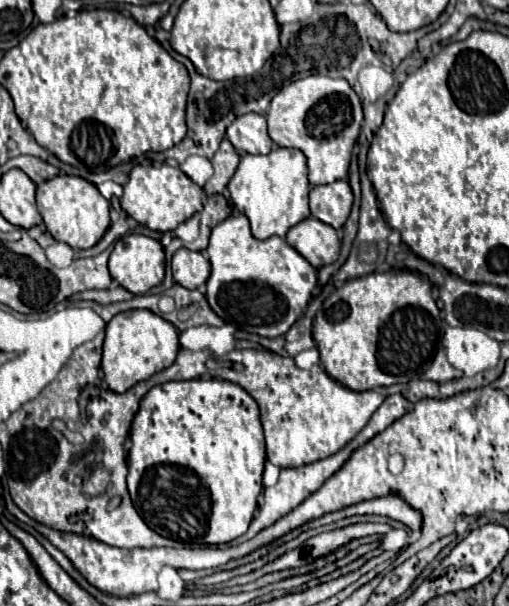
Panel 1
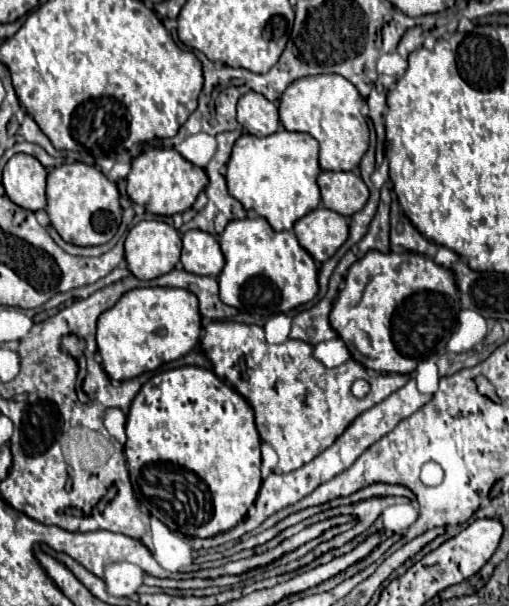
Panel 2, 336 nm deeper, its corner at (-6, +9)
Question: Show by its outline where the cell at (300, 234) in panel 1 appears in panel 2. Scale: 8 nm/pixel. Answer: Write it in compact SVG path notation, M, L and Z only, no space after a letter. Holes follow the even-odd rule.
M319 206L295 222L295 234L317 262L325 262L343 246L349 226L341 214Z

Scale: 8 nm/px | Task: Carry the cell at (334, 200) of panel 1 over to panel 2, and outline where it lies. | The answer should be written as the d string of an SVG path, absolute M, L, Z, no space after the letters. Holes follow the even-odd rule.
M321 172L321 176L317 178L317 184L321 188L323 206L341 214L341 216L345 216L345 218L359 212L365 206L367 198L369 198L369 188L365 186L363 178L353 174L353 172Z

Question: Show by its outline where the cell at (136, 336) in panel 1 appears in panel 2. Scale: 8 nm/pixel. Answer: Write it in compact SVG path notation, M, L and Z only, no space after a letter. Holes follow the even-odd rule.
M137 288L121 296L121 300L107 312L99 316L97 322L97 350L103 358L103 370L113 380L129 380L143 372L157 370L185 354L189 354L201 336L201 314L197 308L197 298L181 288Z

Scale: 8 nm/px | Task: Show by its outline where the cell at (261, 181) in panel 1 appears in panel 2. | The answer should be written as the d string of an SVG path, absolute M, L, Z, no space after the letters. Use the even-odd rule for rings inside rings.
M279 130L271 136L257 138L243 134L227 162L227 188L245 210L255 210L263 216L273 230L293 230L293 224L307 212L315 210L321 202L317 178L321 168L317 164L319 142L301 132Z

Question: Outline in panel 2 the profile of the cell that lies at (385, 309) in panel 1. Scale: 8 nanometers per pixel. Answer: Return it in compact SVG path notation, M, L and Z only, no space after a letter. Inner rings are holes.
M371 250L361 260L357 260L345 280L345 288L339 292L331 310L331 326L339 338L347 344L351 356L367 370L375 372L393 372L393 374L411 374L417 364L425 358L441 354L457 328L459 316L459 292L455 288L453 274L443 266L437 266L431 258L403 252L377 252Z

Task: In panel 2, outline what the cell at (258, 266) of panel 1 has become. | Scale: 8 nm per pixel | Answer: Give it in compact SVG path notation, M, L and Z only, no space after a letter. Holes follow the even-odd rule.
M261 216L231 220L219 236L225 268L217 276L219 296L225 304L251 316L273 316L289 312L315 298L317 266L311 254L299 246L295 232L275 232Z

